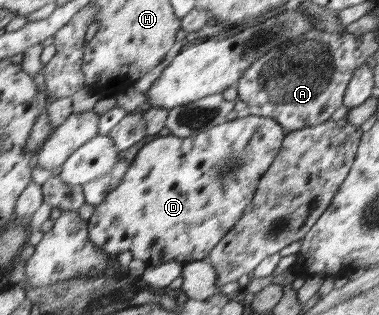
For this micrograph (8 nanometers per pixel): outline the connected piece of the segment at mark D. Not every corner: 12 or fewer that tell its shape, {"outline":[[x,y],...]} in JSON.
{"outline":[[251,114],[145,144],[89,239],[204,259],[285,138]]}

